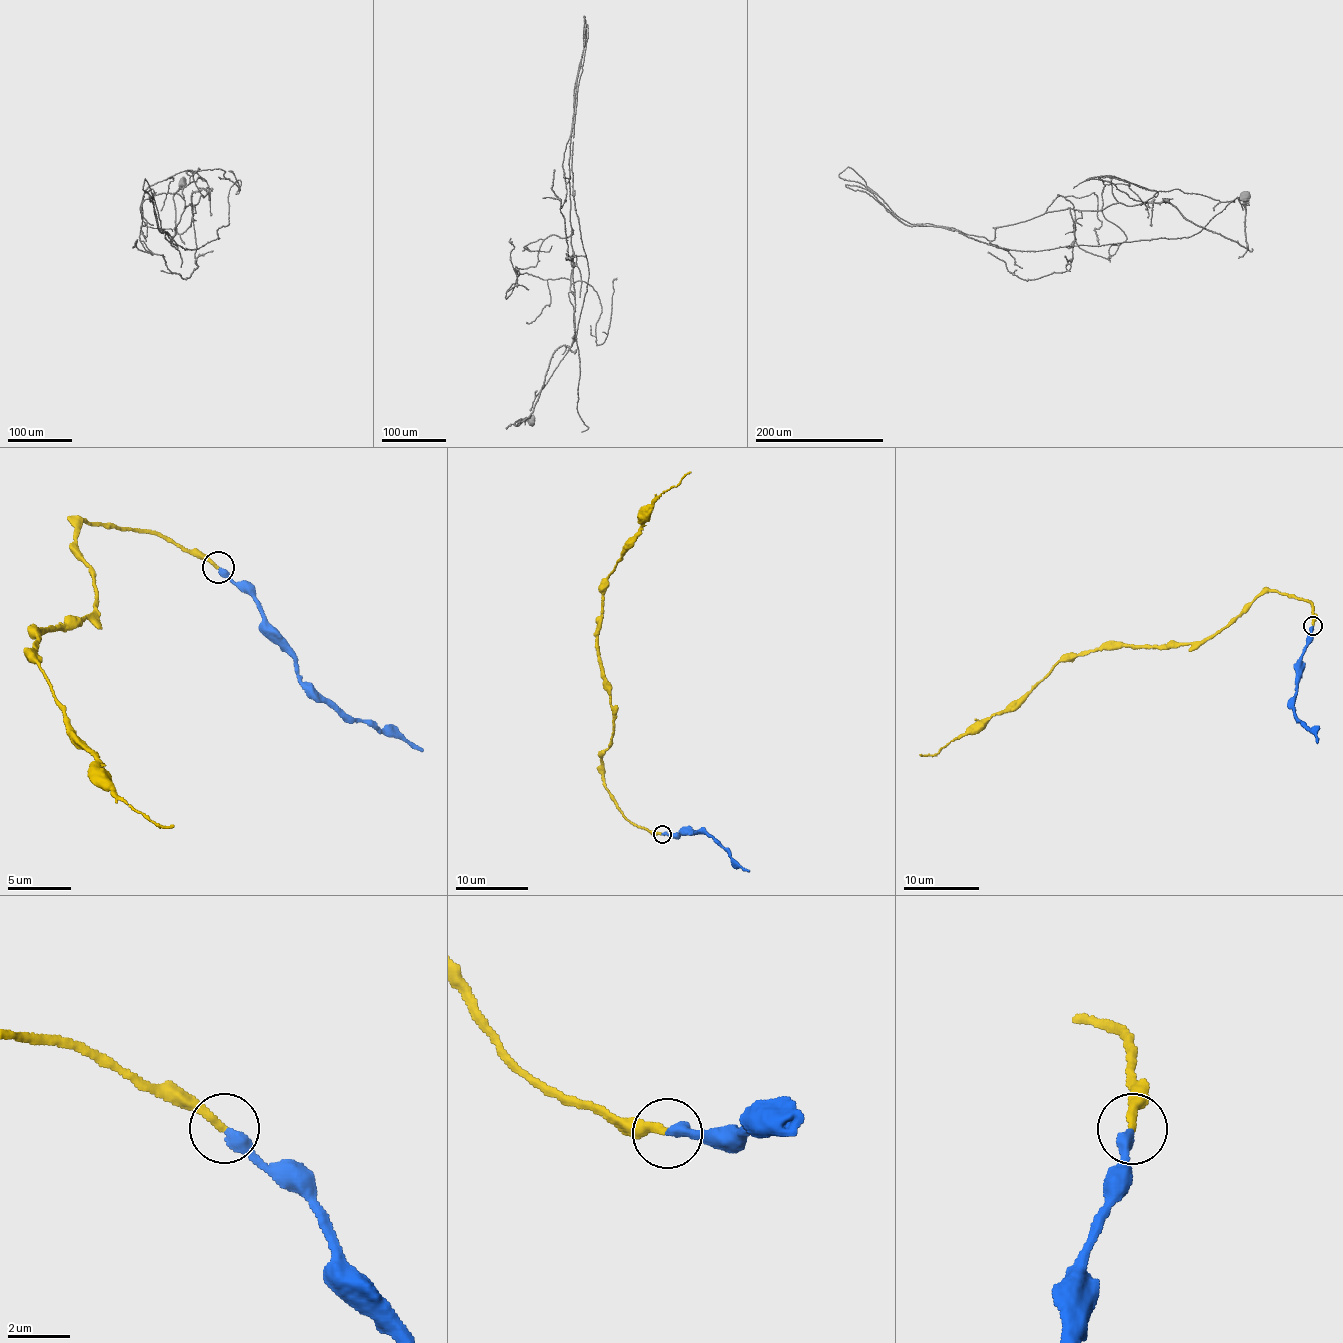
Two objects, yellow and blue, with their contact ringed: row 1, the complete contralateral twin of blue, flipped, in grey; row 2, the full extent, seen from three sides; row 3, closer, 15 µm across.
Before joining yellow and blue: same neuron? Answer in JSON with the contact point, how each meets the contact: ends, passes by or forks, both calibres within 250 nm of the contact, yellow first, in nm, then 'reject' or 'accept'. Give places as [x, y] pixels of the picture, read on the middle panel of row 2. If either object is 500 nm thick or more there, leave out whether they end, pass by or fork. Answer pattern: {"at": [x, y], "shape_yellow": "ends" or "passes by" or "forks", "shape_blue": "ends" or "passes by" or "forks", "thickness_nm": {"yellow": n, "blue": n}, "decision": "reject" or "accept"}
{"at": [662, 834], "shape_yellow": "ends", "shape_blue": "ends", "thickness_nm": {"yellow": 260, "blue": 400}, "decision": "accept"}

